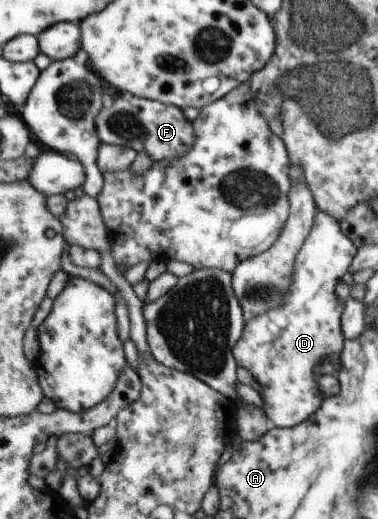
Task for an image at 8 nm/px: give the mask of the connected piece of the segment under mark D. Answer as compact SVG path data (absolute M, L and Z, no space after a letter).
M318 211L315 227L296 259L293 285L285 302L252 320L234 347L238 364L238 383L255 389L263 399L262 409L271 425L291 428L306 422L318 410L323 395L314 383L314 367L330 354L340 355L342 329L340 315L344 305L334 293L336 283L348 271L356 255L356 243L328 214Z

